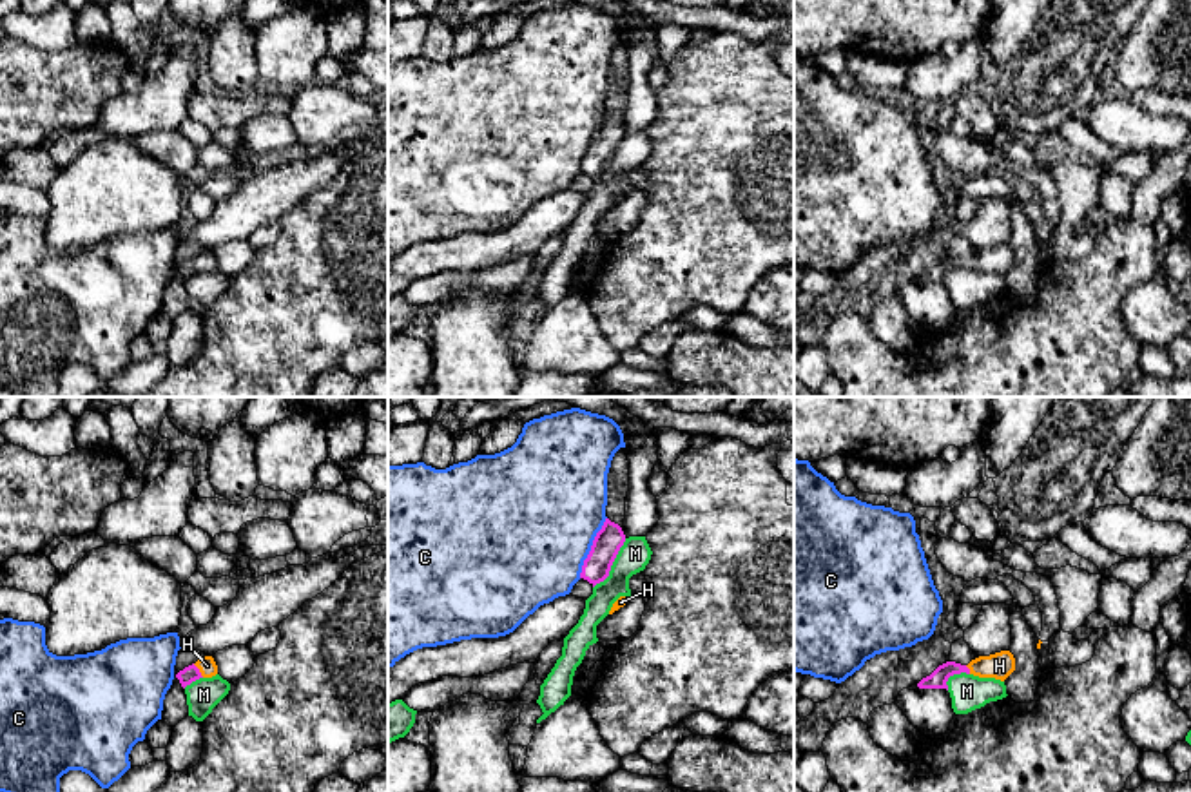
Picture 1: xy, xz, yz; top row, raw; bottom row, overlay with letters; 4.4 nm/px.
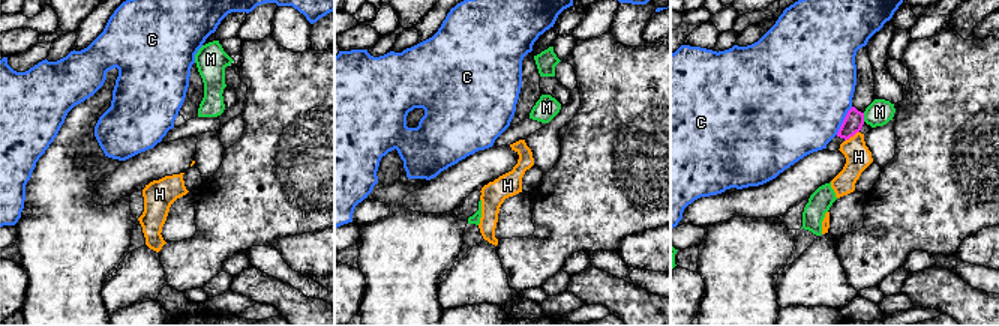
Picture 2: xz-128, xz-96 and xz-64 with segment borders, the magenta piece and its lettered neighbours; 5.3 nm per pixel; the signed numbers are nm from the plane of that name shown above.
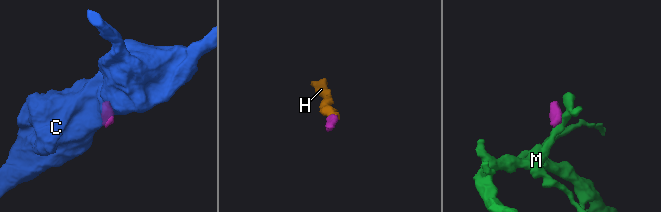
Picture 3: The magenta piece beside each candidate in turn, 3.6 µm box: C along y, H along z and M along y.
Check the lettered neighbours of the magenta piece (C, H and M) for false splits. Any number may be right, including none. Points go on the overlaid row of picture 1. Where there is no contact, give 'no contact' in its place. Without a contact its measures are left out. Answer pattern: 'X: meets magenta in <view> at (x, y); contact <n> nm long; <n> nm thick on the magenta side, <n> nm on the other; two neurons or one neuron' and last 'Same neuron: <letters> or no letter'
C: meets magenta in xz at (591, 548); contact 300 nm long; 120 nm thick on the magenta side, 500 nm on the other; two neurons
H: meets magenta in xy at (198, 671); contact 80 nm long; 70 nm thick on the magenta side, 80 nm on the other; one neuron
M: meets magenta in xz at (611, 564); contact 260 nm long; 120 nm thick on the magenta side, 140 nm on the other; two neurons
Same neuron: H

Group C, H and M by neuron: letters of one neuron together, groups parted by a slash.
C / H / M

